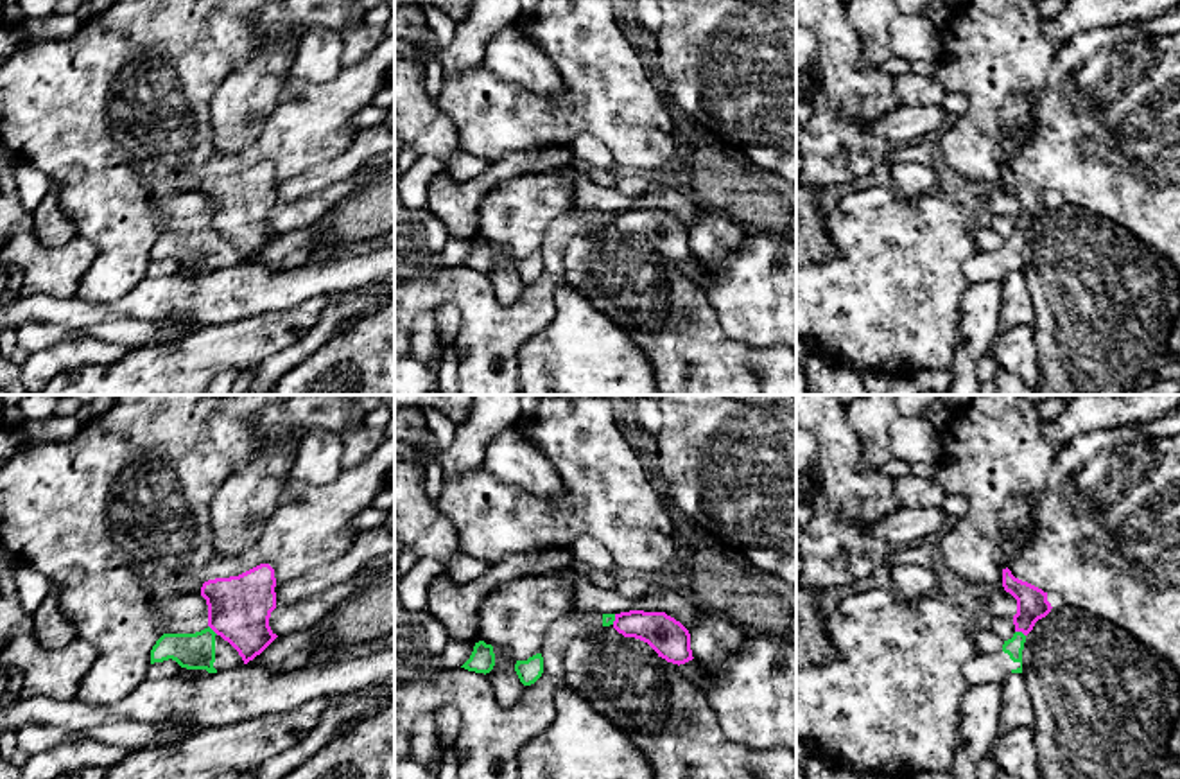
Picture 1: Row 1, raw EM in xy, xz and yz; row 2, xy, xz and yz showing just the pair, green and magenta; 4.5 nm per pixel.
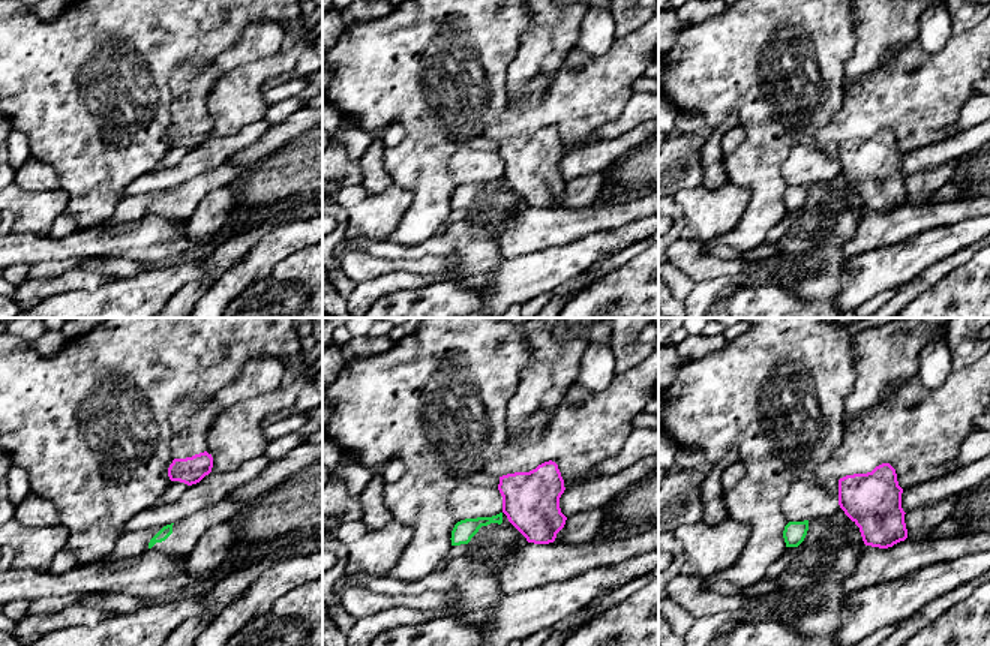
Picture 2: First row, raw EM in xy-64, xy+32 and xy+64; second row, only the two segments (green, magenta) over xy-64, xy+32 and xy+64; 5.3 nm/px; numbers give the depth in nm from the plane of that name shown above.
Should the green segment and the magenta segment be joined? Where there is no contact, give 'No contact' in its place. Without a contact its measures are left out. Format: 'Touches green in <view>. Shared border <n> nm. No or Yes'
Touches green in yz. Shared border 50 nm. No

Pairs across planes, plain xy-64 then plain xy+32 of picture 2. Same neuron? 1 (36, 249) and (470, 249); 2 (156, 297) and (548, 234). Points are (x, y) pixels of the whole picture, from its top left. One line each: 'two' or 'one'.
1: two
2: two

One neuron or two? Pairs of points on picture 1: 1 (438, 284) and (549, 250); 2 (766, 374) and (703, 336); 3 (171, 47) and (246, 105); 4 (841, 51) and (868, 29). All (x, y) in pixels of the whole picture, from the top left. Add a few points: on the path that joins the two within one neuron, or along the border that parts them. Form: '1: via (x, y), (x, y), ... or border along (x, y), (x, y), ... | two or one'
1: via (474, 298), (488, 313), (519, 313), (546, 286) | one
2: via (750, 372), (739, 372), (720, 352) | one
3: border along (248, 52), (235, 61), (210, 103), (212, 126) | two
4: border along (849, 18), (859, 36), (863, 60), (879, 67) | two

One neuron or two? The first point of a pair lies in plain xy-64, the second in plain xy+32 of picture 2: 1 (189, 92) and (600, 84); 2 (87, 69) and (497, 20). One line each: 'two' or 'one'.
1: two
2: one

